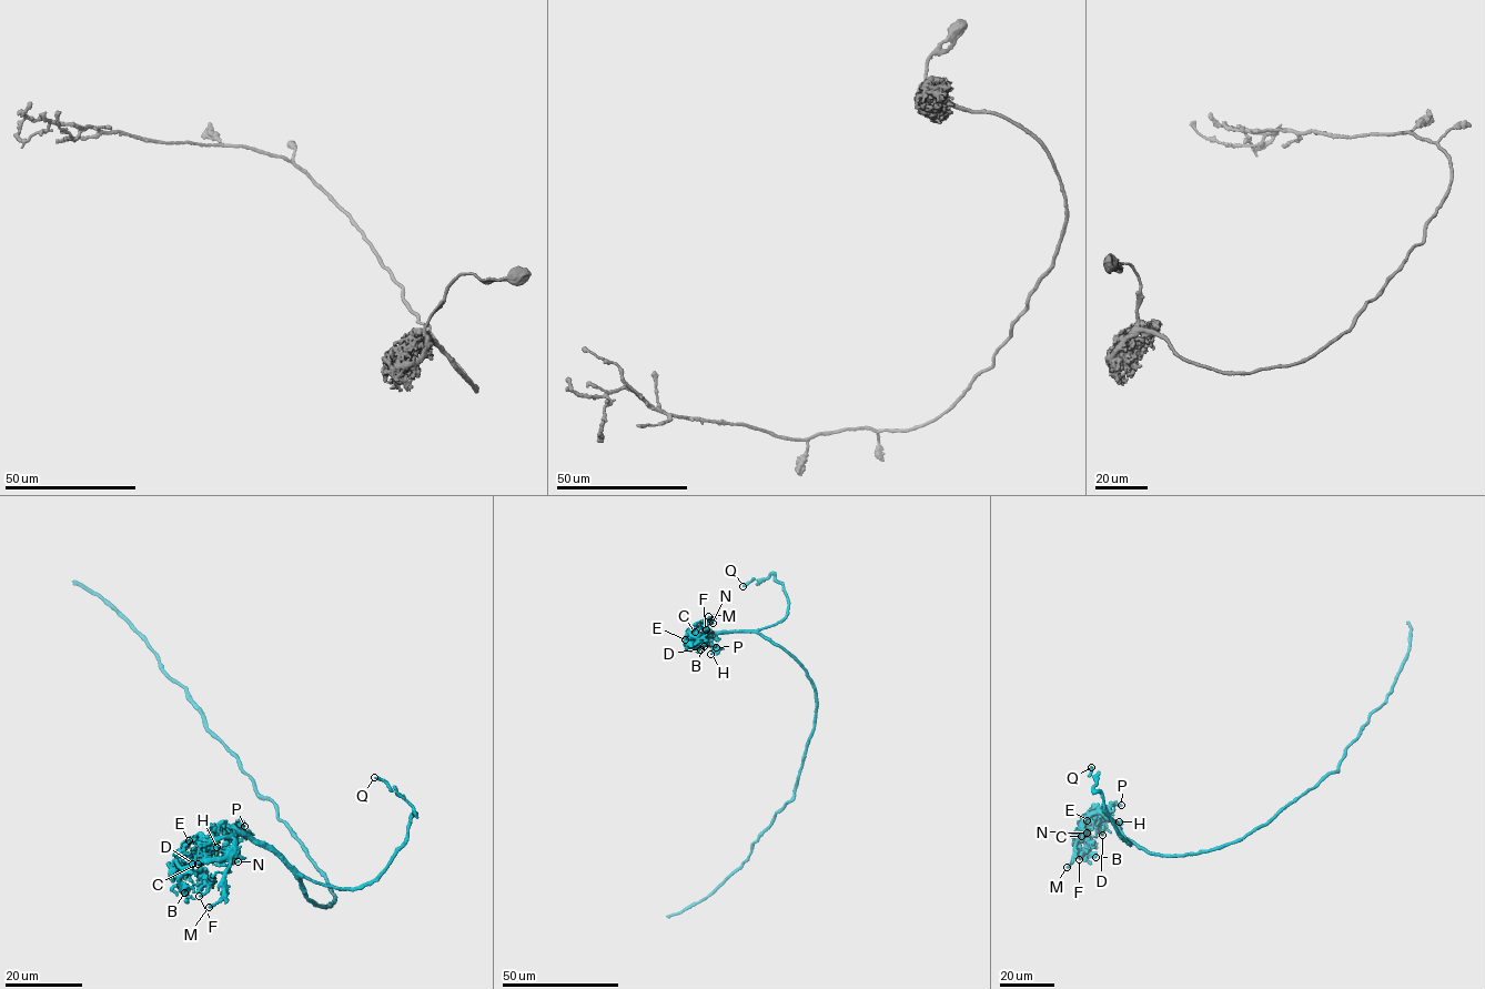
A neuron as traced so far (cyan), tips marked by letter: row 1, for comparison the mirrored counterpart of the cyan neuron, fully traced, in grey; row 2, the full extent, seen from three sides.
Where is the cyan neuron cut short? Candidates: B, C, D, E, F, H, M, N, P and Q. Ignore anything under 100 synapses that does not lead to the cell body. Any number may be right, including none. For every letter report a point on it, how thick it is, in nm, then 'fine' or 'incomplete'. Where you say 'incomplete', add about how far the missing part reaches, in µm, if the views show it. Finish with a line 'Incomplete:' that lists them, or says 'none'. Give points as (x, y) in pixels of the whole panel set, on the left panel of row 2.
B: at (184, 892); 130 nm thick; fine
C: at (198, 864); 140 nm thick; fine
D: at (192, 864); 150 nm thick; fine
E: at (189, 840); 200 nm thick; fine
F: at (199, 896); 200 nm thick; fine
H: at (216, 847); 190 nm thick; fine
M: at (209, 907); 360 nm thick; fine
N: at (238, 861); 130 nm thick; fine
P: at (244, 826); 180 nm thick; fine
Q: at (374, 777); 280 nm thick; fine
Incomplete: none

